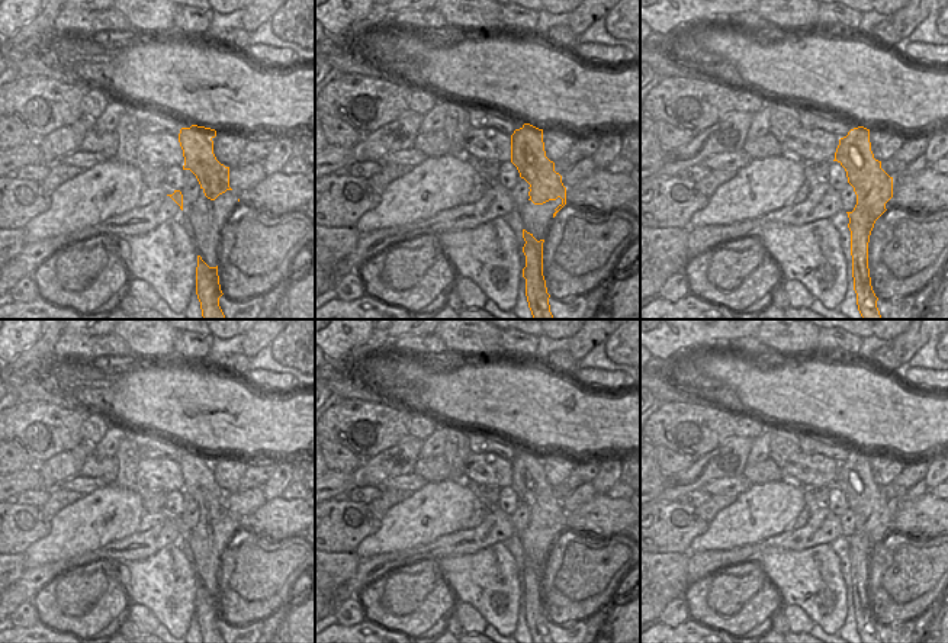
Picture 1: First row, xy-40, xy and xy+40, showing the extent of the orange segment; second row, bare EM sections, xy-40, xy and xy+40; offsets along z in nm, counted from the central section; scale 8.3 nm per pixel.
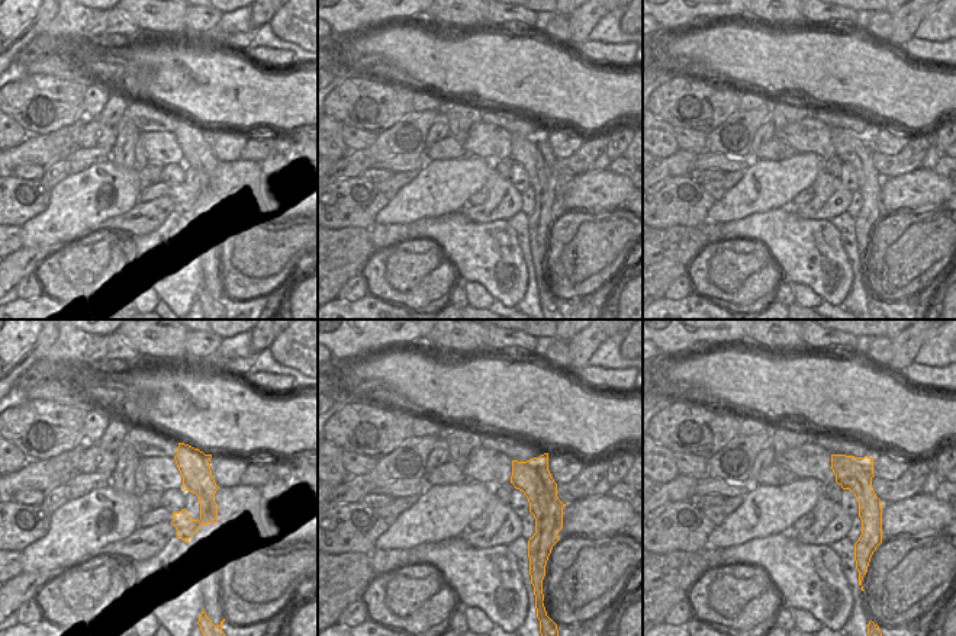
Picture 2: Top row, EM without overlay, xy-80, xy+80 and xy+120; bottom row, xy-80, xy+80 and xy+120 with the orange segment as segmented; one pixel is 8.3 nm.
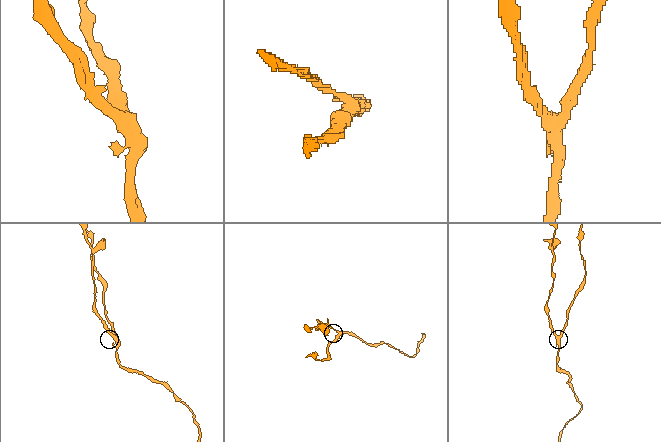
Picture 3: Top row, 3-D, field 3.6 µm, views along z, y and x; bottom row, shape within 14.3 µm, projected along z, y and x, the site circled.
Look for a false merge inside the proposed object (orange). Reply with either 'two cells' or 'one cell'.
two cells

